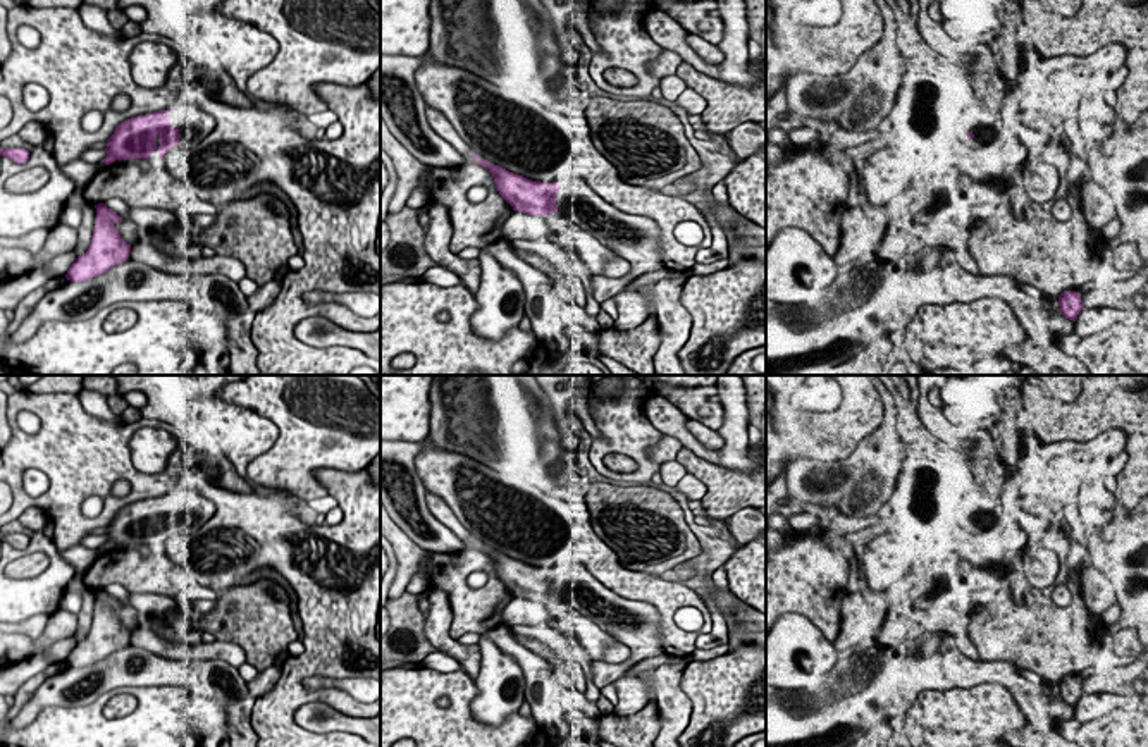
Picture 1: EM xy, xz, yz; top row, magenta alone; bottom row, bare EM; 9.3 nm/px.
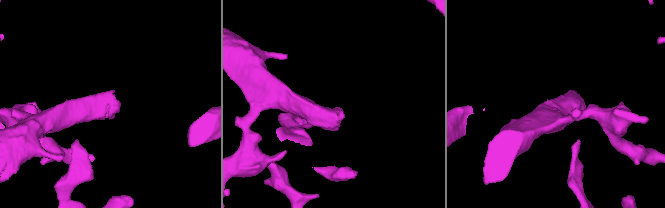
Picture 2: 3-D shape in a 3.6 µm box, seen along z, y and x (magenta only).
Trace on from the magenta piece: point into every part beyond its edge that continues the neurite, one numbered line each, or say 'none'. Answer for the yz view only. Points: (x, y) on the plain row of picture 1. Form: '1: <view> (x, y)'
1: yz (983, 503)

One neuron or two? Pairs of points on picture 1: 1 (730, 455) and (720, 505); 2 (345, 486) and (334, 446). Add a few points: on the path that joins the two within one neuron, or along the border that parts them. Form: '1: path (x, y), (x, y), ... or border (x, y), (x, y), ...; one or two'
1: border (713, 463), (747, 472); two
2: border (362, 469), (315, 469), (312, 472); two

